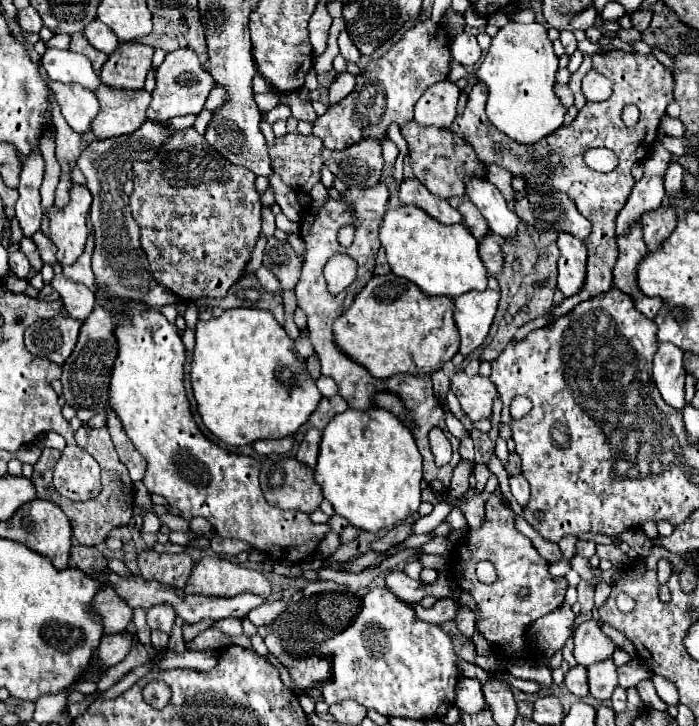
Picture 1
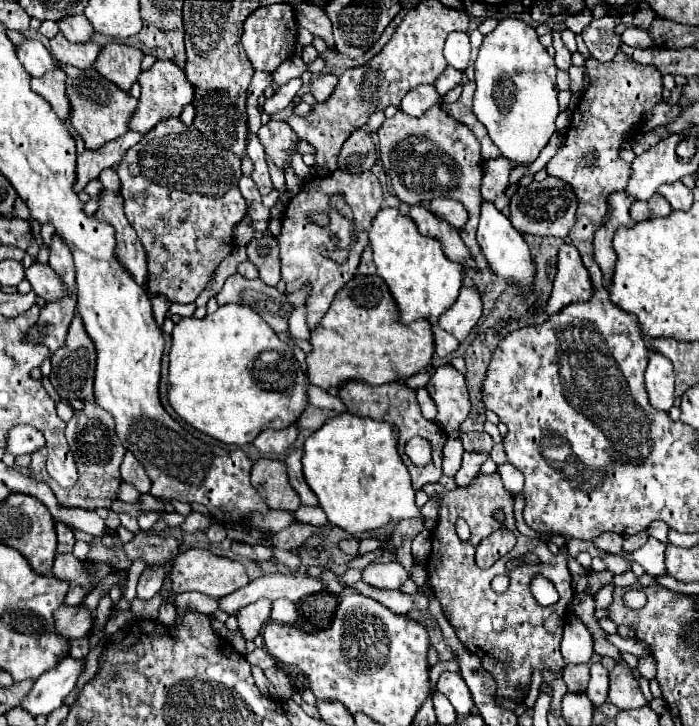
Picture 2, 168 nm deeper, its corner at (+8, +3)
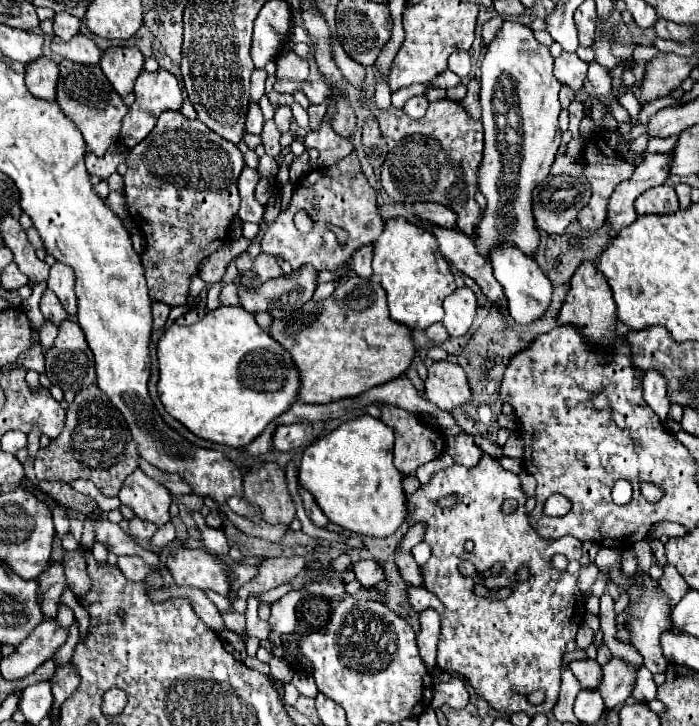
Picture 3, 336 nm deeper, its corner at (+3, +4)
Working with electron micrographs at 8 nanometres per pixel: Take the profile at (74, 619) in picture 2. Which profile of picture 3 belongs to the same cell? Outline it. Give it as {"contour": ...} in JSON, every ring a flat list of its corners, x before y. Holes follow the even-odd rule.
{"contour":[[55,618,43,620,15,652,1,660,1,674,7,680,19,680,35,672,43,662,47,662,67,640,69,630,59,626]]}

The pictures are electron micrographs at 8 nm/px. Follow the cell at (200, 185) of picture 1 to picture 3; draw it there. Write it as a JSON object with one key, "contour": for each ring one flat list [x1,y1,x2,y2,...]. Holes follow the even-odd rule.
{"contour":[[163,112,157,126,149,136,137,144,127,158,125,172,125,198,127,210,145,236,145,252,141,254,149,296,169,306,183,306,187,302,189,284,199,274,201,262,217,252,227,240,227,228,239,212,237,180,245,168,239,148,215,132,211,132,201,120,187,120,181,112]]}

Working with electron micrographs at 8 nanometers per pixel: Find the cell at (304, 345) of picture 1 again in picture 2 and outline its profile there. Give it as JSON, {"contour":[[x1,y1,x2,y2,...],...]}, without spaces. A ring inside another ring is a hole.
{"contour":[[306,305,298,307,290,317,290,335,296,339,308,339,310,329,306,325]]}

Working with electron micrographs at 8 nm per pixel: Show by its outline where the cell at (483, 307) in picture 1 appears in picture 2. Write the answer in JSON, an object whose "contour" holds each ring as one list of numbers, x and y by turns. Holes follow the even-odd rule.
{"contour":[[462,287,456,303,438,319,440,327,464,341,482,315,482,301,476,287]]}

